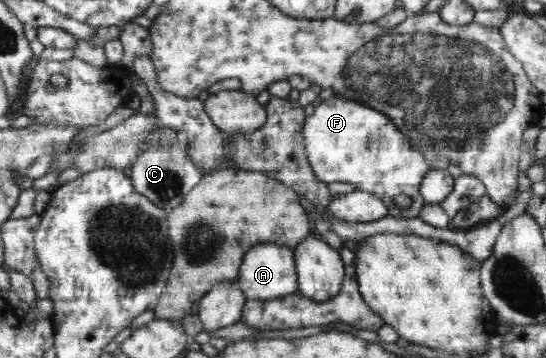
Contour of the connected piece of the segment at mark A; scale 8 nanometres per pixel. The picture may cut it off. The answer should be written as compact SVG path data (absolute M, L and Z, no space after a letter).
M255 244L244 255L236 280L247 300L272 300L297 292L294 250L277 244Z

